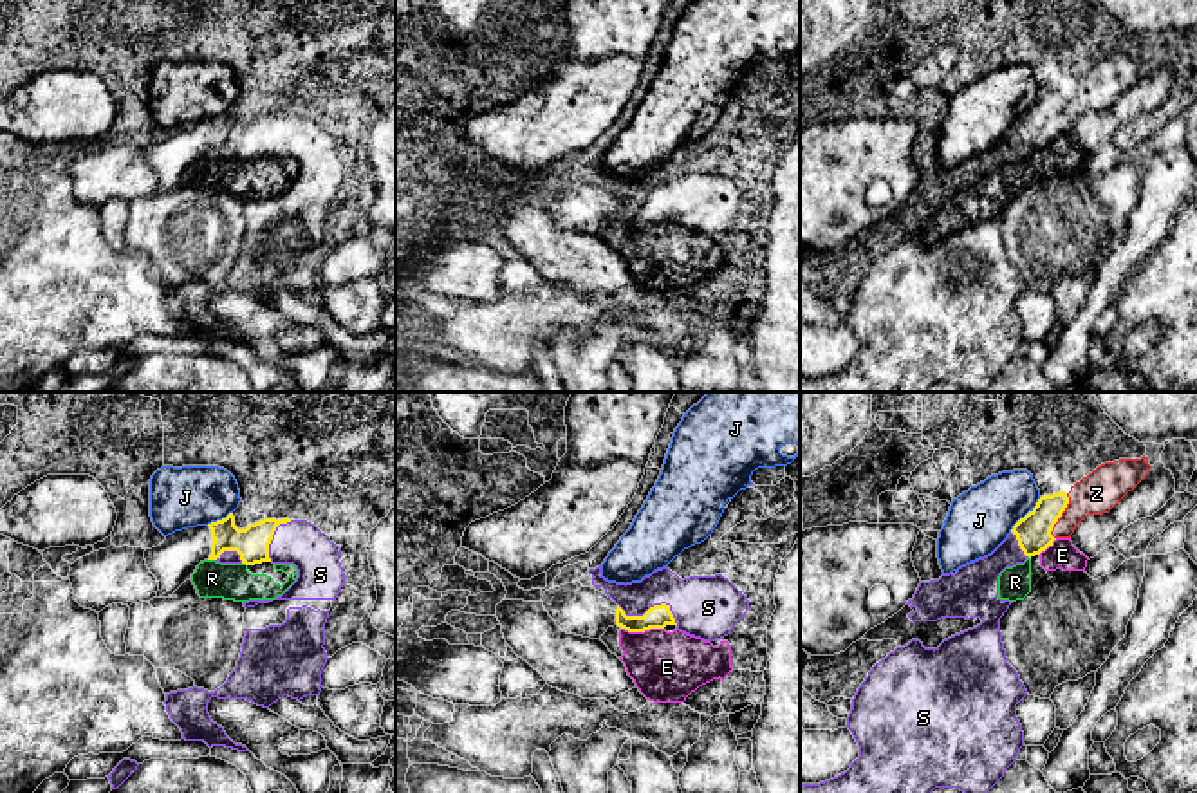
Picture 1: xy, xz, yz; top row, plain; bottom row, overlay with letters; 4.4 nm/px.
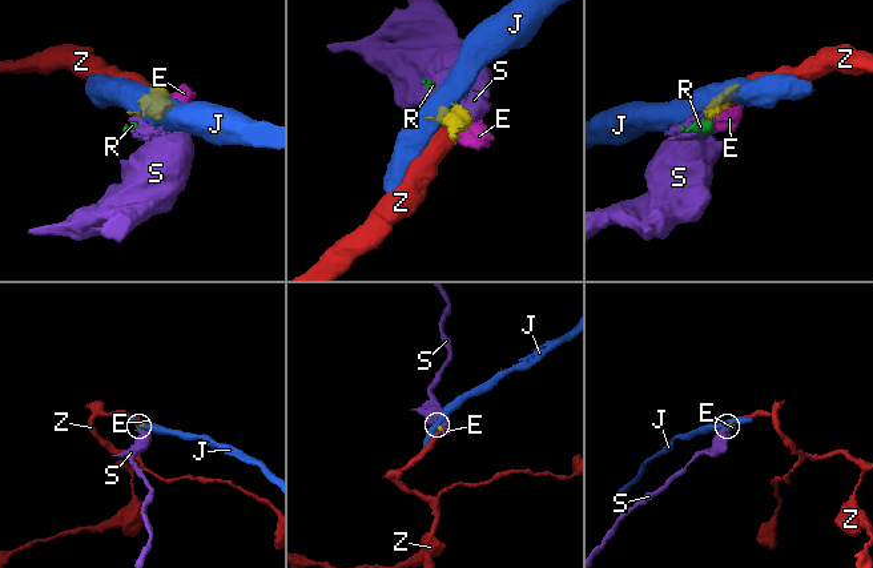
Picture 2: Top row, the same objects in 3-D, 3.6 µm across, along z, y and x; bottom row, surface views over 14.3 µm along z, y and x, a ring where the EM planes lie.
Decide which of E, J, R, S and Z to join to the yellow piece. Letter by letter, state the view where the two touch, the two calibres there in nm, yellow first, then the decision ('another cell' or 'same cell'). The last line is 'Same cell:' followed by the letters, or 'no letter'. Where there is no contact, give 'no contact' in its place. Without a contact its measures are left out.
E: meets yellow in xz; 110 nm thick on the yellow side, 320 nm on the other; another cell
J: meets yellow in yz; 160 nm thick on the yellow side, 280 nm on the other; another cell
R: meets yellow in xy; 150 nm thick on the yellow side, 160 nm on the other; another cell
S: meets yellow in xz; 110 nm thick on the yellow side, 280 nm on the other; same cell
Z: meets yellow in yz; 160 nm thick on the yellow side, 190 nm on the other; same cell
Same cell: S, Z

